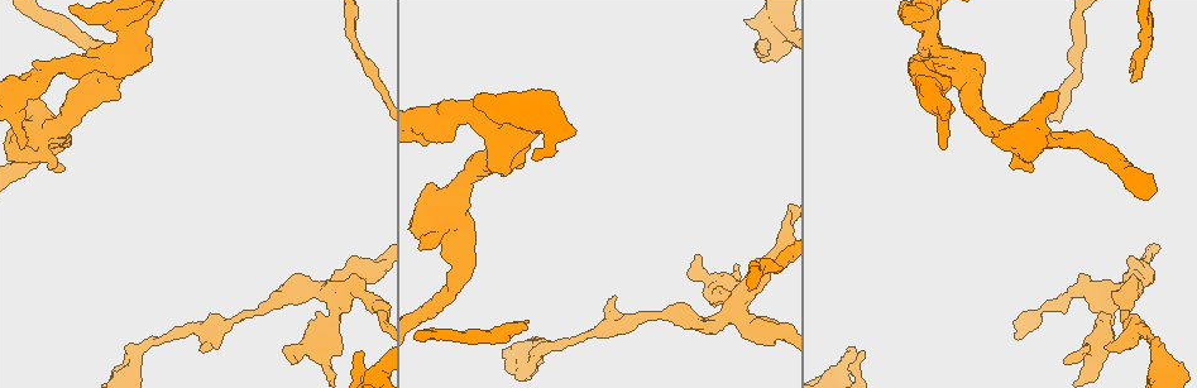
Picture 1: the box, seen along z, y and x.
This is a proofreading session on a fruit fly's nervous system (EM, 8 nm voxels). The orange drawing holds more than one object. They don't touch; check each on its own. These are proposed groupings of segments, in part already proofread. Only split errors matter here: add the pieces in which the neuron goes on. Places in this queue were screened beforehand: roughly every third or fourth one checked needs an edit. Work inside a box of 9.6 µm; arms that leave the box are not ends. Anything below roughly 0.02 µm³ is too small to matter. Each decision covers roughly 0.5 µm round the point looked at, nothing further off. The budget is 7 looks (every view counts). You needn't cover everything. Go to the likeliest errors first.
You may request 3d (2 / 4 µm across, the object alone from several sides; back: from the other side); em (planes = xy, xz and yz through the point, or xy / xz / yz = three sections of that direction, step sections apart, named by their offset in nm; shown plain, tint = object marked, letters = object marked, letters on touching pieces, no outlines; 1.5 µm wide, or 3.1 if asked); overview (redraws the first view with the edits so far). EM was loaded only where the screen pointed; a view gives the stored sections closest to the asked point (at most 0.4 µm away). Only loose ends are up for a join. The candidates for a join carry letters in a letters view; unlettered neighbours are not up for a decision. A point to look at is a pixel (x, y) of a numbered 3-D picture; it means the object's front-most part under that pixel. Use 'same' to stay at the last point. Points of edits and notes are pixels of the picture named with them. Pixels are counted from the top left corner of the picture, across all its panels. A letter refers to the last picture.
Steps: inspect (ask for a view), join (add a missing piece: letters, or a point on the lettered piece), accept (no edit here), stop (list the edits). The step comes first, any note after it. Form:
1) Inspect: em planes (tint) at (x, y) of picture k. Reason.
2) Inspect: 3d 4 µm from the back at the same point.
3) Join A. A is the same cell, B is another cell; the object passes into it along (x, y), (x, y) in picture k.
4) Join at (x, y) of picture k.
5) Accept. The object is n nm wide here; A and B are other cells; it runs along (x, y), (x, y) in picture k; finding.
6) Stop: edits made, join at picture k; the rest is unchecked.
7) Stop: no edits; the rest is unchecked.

Inspect: 3d 2 µm at (1132, 82) of picture 1. Free end.

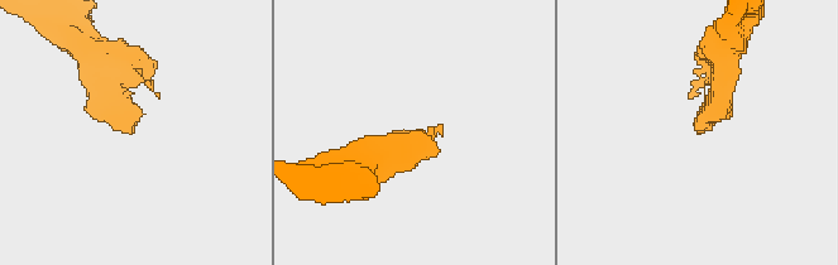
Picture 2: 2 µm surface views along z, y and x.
Inspect: em planes (letters) at (132, 130) of picture 2. Shape alone is not enough.

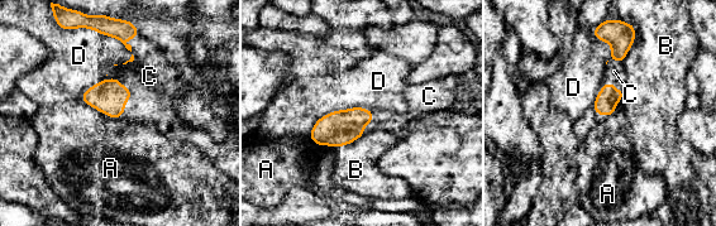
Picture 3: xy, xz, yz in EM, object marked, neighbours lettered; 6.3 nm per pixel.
Join C. The longest contact is with D, 280 nm; C is the same cell, A, B and D are other cells; the object passes into it along (109, 97), (130, 94), (149, 76) in picture 3; the neuron continues.

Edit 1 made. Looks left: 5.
Inspect: overview. See it whole again.

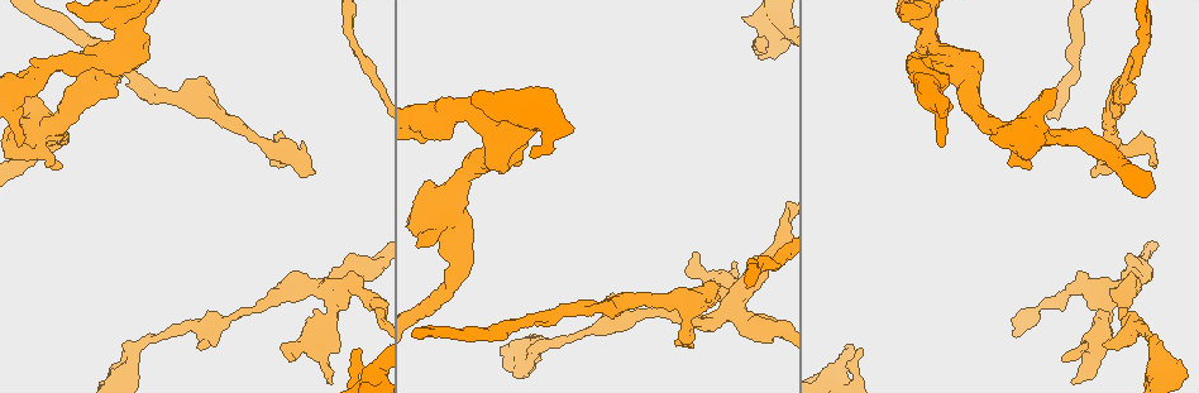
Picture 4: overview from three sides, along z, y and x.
Inspect: 3d 2 µm from the back at (694, 256) of picture 4. An open end.

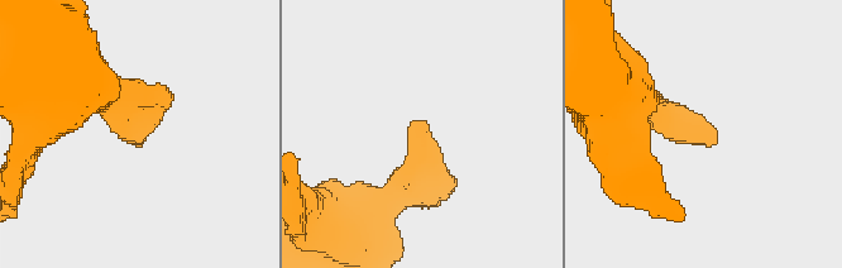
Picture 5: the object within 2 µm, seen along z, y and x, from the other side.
Inspect: em xz step 8 (tint) at (422, 130) of picture 5.

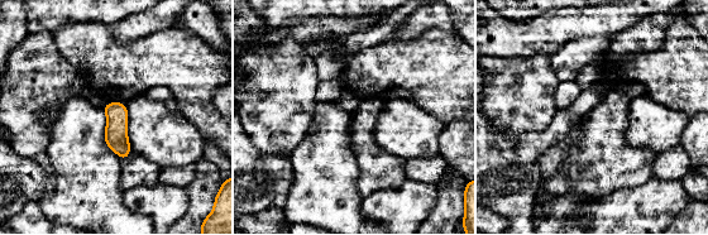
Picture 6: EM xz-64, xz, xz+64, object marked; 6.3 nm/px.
Inspect: em planes (letters) at the same point.

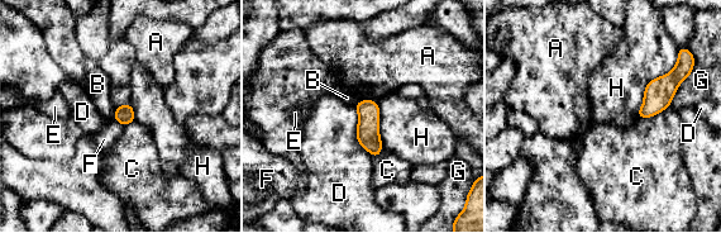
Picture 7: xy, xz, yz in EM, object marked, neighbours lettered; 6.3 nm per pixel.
Accept. A, B, C, D, E, F, G and H are other cells; a border runs along (354, 107), (357, 141), (371, 153) in picture 7; none of them fits.

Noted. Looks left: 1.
Stop: edits made, join at picture 3; the rest is unchecked.

